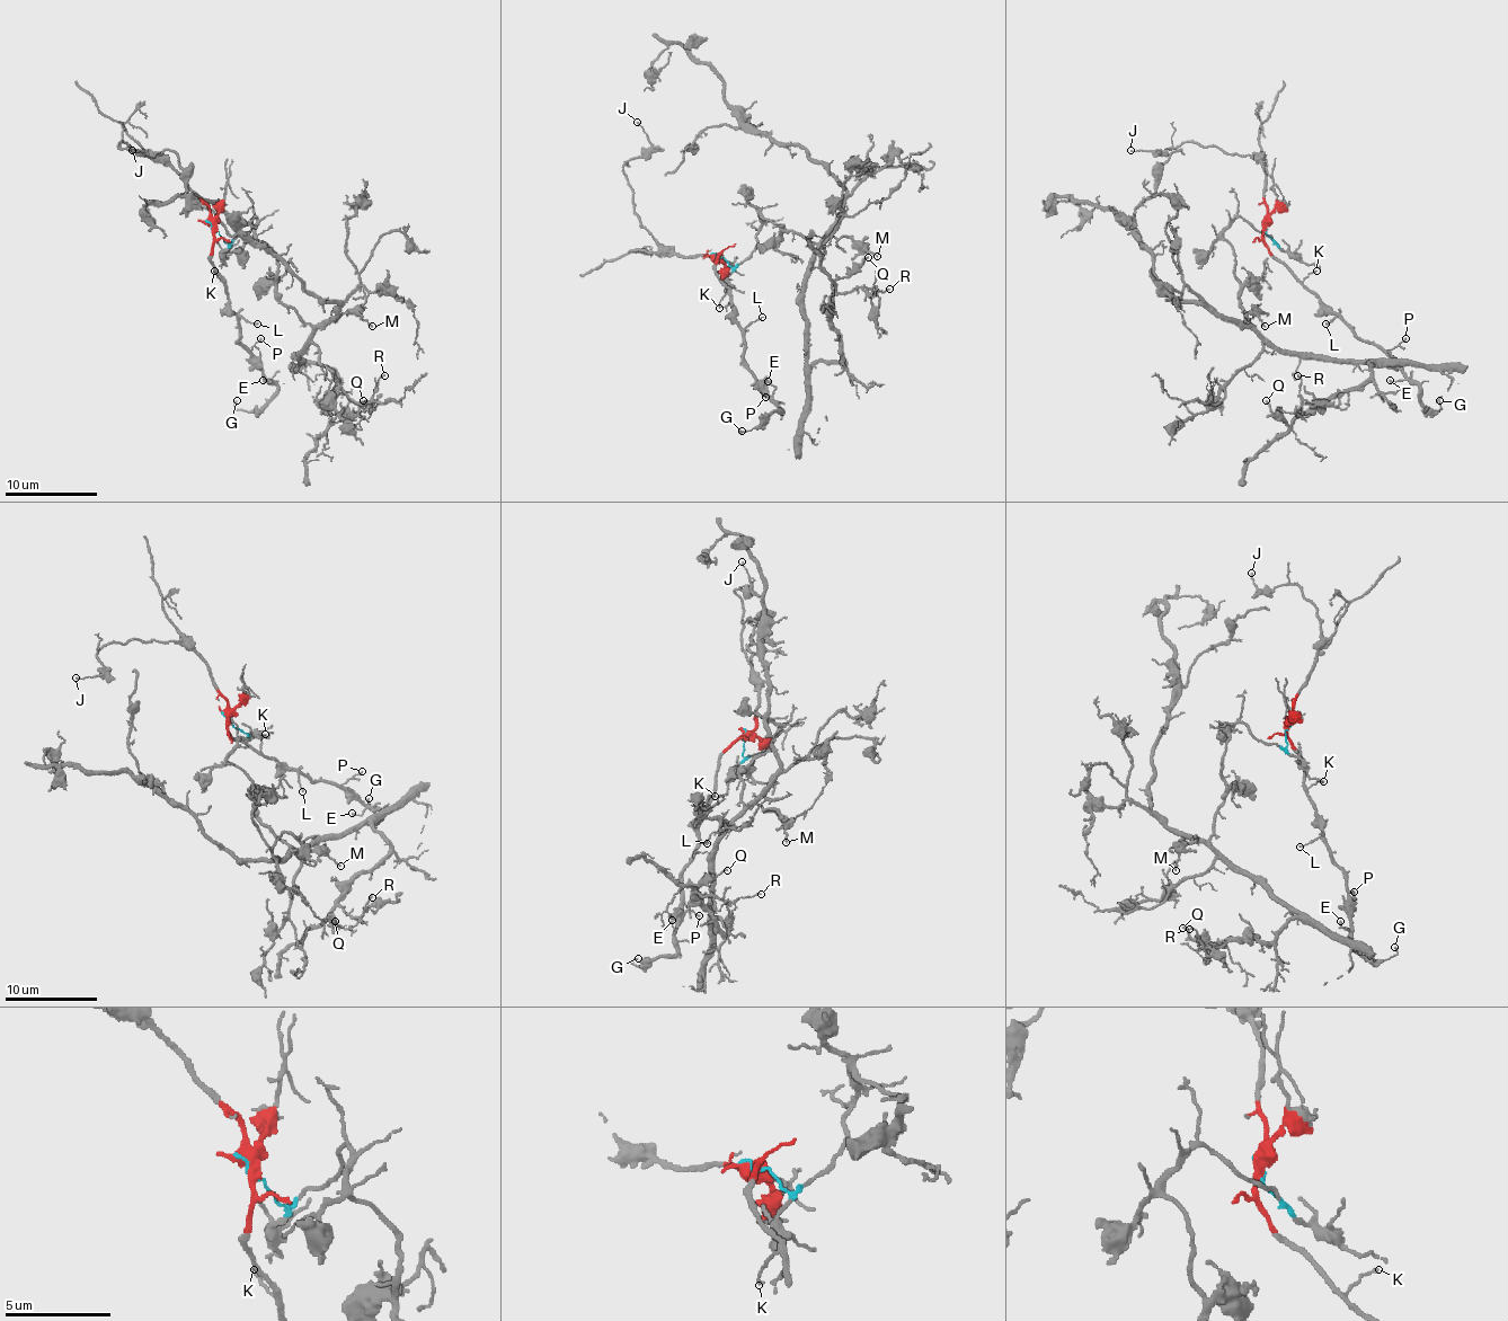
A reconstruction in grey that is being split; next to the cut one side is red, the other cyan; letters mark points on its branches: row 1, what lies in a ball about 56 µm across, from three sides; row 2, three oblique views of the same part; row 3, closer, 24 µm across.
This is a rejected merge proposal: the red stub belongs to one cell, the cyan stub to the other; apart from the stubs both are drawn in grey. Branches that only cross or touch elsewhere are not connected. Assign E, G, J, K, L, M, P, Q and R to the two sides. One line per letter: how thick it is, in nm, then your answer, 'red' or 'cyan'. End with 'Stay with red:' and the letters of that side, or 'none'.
E: 140 nm thick; red
G: 110 nm thick; red
J: 120 nm thick; red
K: 120 nm thick; red
L: 110 nm thick; red
M: 130 nm thick; cyan
P: 140 nm thick; red
Q: 130 nm thick; cyan
R: 120 nm thick; cyan
Stay with red: E, G, J, K, L, P

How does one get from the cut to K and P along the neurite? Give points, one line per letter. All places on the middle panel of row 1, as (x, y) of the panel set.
K: (716, 255), (716, 275), (728, 292), (718, 308)
P: (716, 255), (716, 275), (730, 296), (733, 320), (742, 329), (755, 384), (765, 397)

